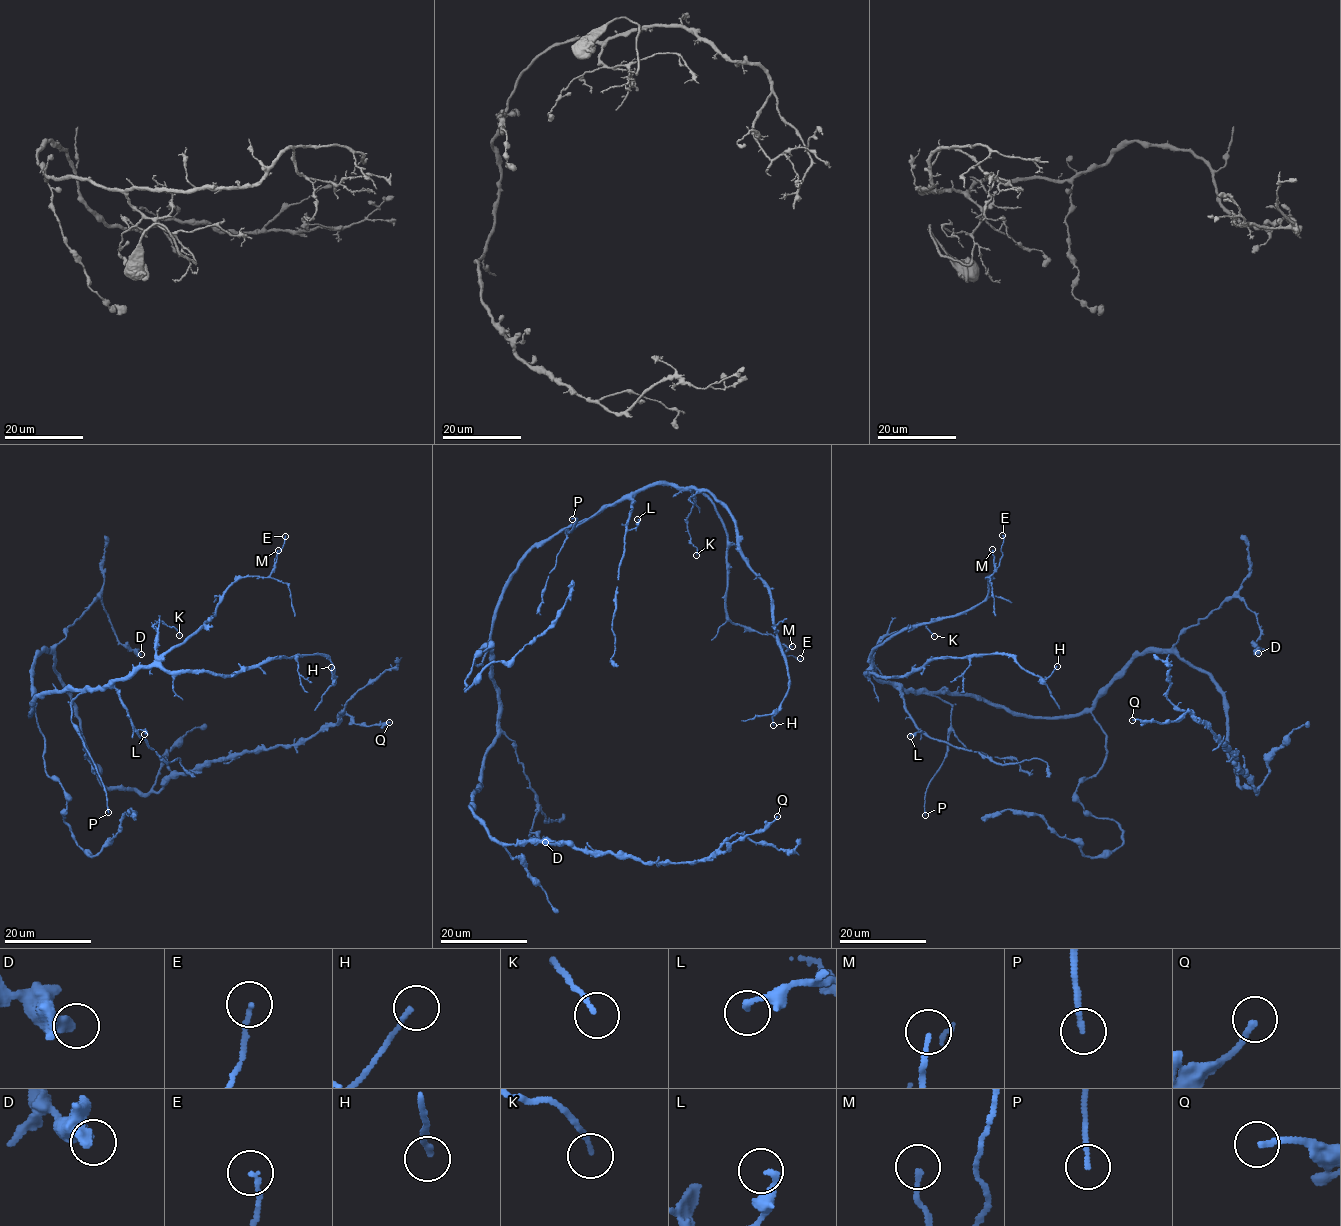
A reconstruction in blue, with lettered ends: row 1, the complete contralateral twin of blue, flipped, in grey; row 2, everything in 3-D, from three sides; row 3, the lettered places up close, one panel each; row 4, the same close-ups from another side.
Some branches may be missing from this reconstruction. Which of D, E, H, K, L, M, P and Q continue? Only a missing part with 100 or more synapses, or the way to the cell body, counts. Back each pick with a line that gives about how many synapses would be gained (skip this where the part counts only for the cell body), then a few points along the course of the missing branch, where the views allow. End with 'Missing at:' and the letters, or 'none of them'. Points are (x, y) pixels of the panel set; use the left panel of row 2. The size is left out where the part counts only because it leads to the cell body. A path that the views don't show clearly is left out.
P: missing branch runs (108, 812), (118, 849), (124, 858), (122, 868), (105, 865), (82, 846), (63, 847), (63, 857)
Missing at: P

